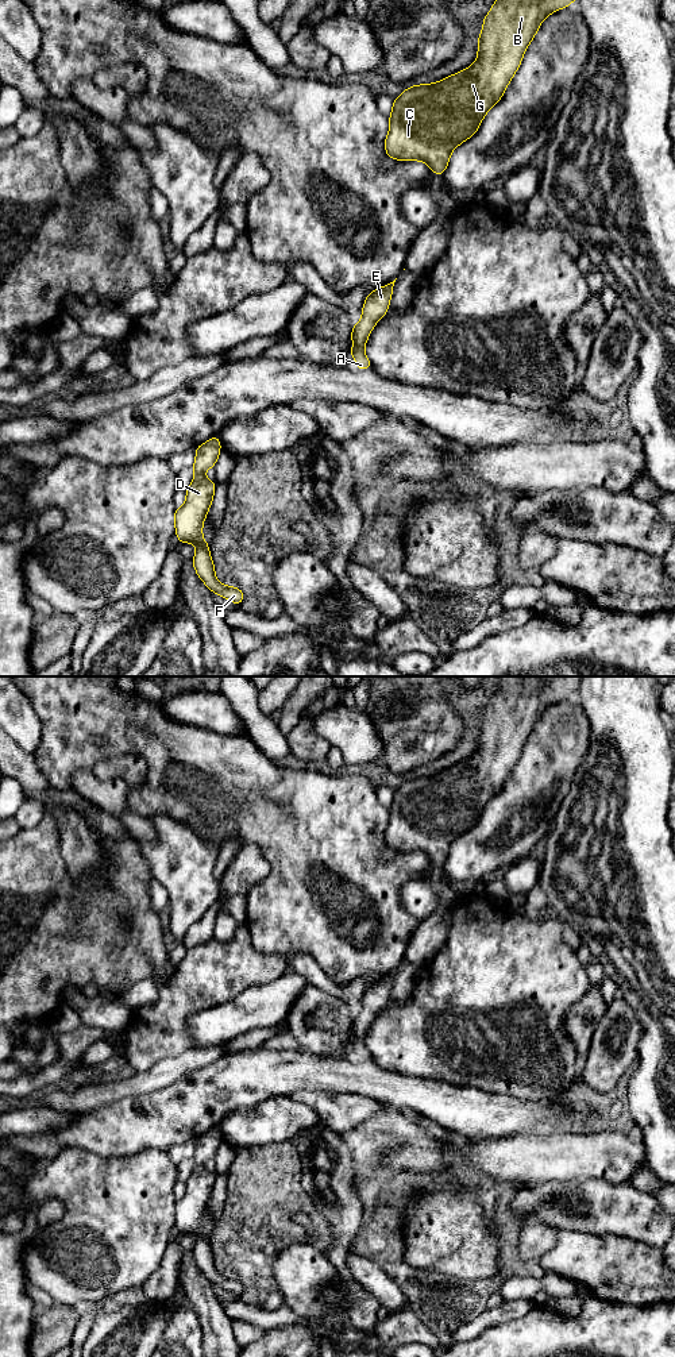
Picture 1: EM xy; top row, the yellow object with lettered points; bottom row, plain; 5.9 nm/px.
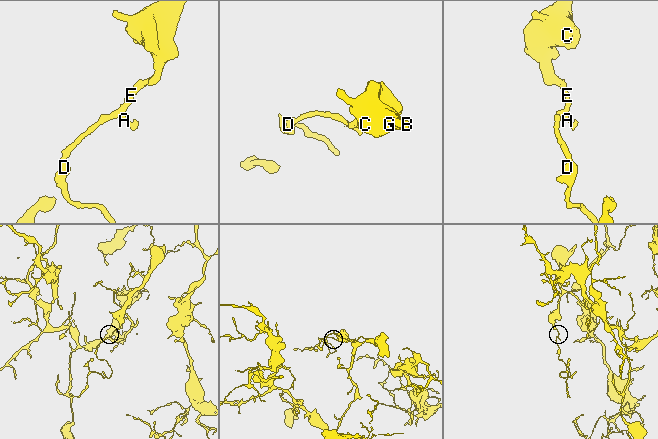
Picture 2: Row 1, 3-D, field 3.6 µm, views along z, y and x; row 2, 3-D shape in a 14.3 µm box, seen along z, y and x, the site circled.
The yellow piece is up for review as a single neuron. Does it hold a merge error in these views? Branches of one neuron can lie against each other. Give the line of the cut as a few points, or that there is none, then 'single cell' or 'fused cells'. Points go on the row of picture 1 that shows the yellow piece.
no cut; single cell

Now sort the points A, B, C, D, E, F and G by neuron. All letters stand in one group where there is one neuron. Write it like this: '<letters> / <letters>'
A B C D E F G

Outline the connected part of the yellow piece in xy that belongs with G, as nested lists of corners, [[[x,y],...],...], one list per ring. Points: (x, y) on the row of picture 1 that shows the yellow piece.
[[[495,0],[483,19],[478,57],[470,68],[435,84],[413,85],[394,99],[386,154],[397,161],[423,161],[432,173],[443,176],[454,149],[478,131],[487,111],[501,100],[541,22],[572,1]]]

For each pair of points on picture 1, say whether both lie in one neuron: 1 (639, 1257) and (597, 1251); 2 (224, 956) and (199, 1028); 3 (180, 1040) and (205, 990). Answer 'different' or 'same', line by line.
1: same
2: different
3: same

